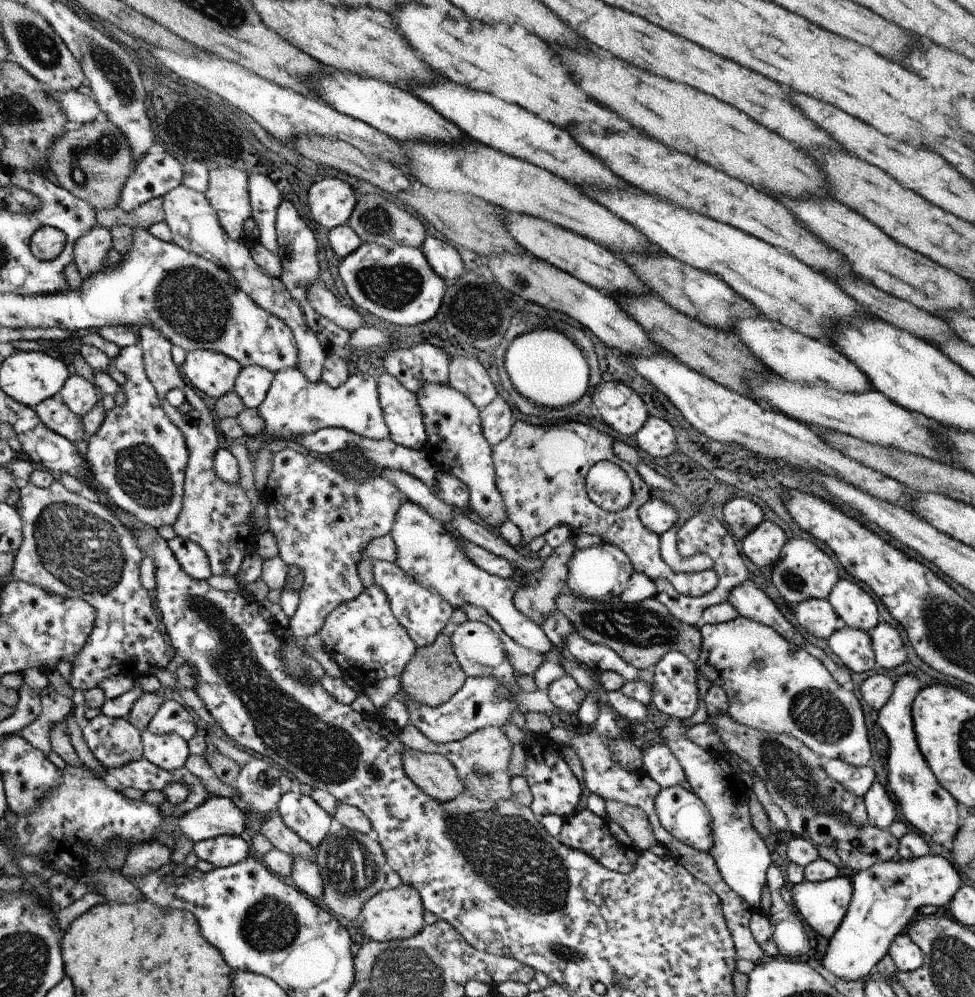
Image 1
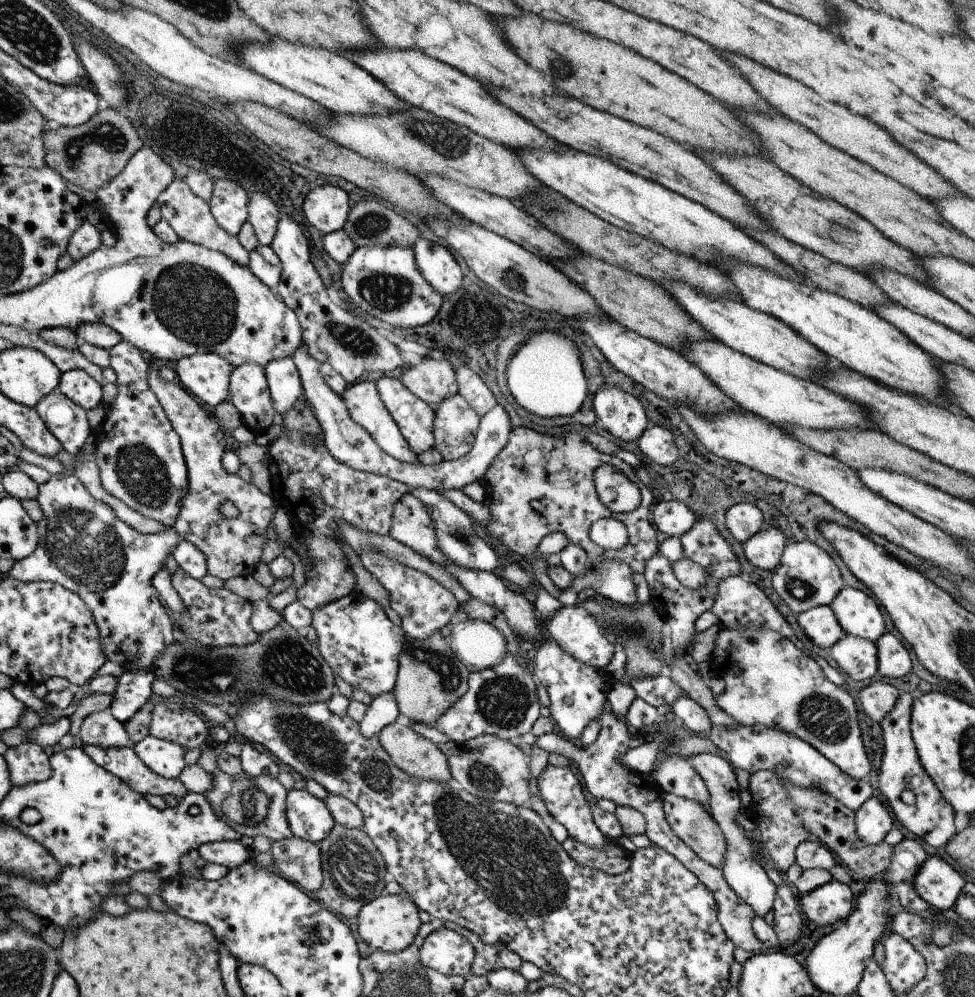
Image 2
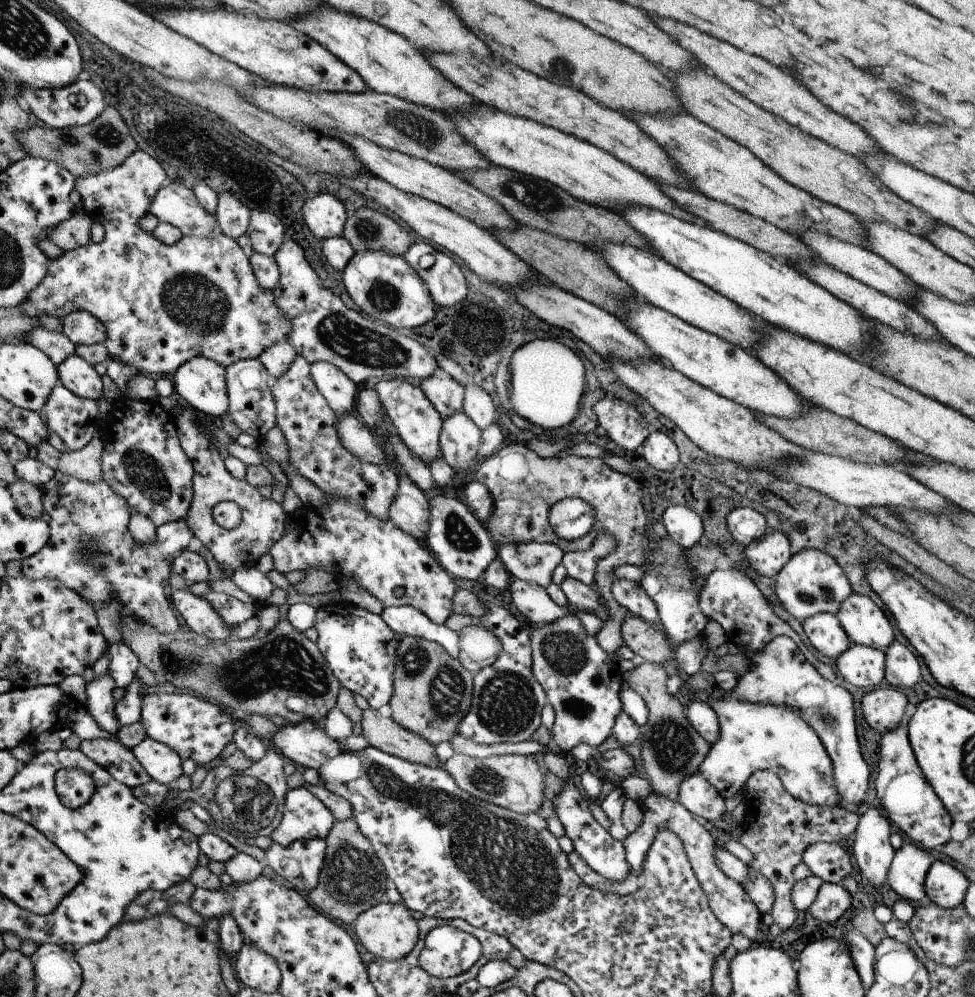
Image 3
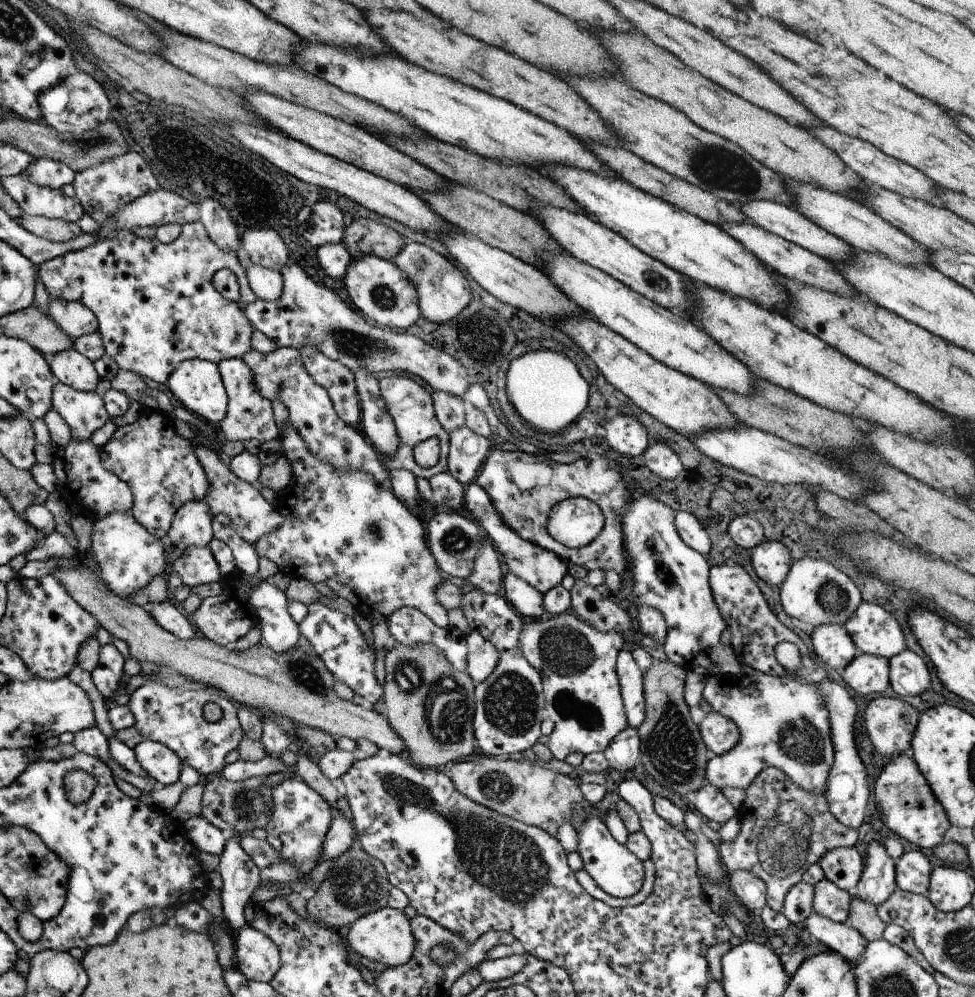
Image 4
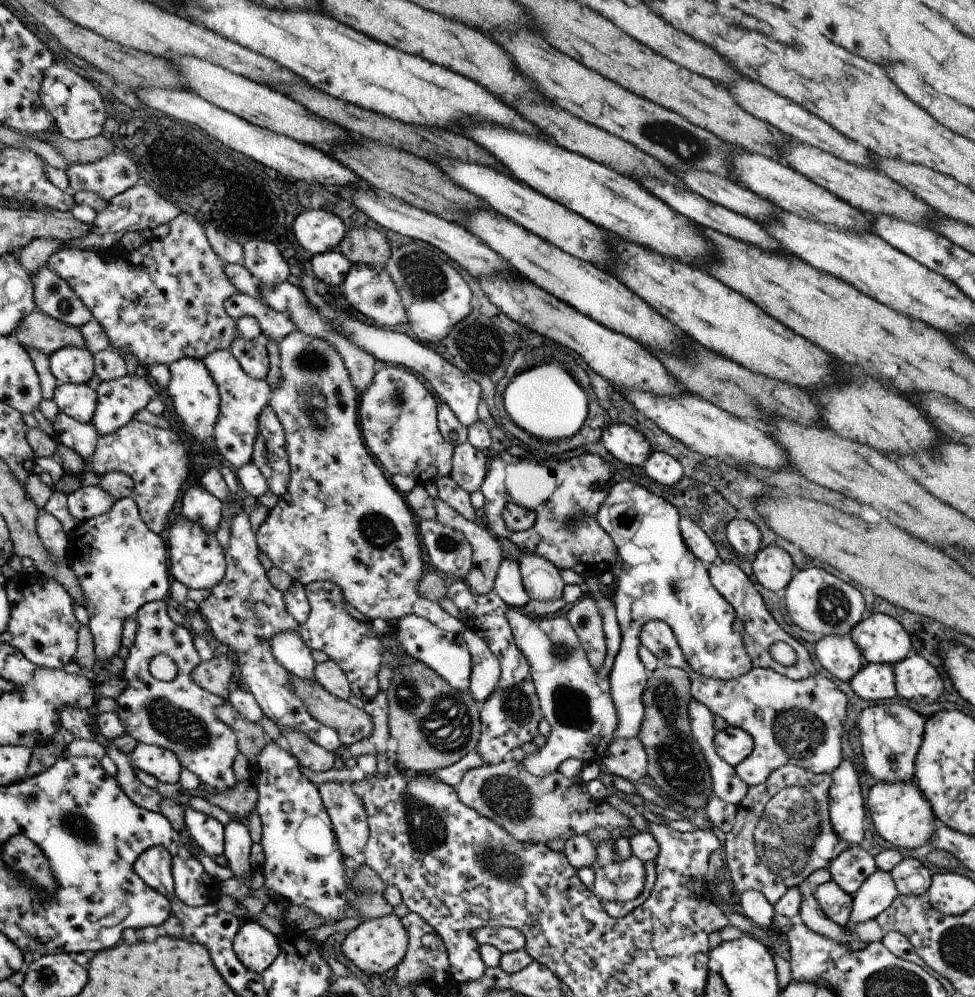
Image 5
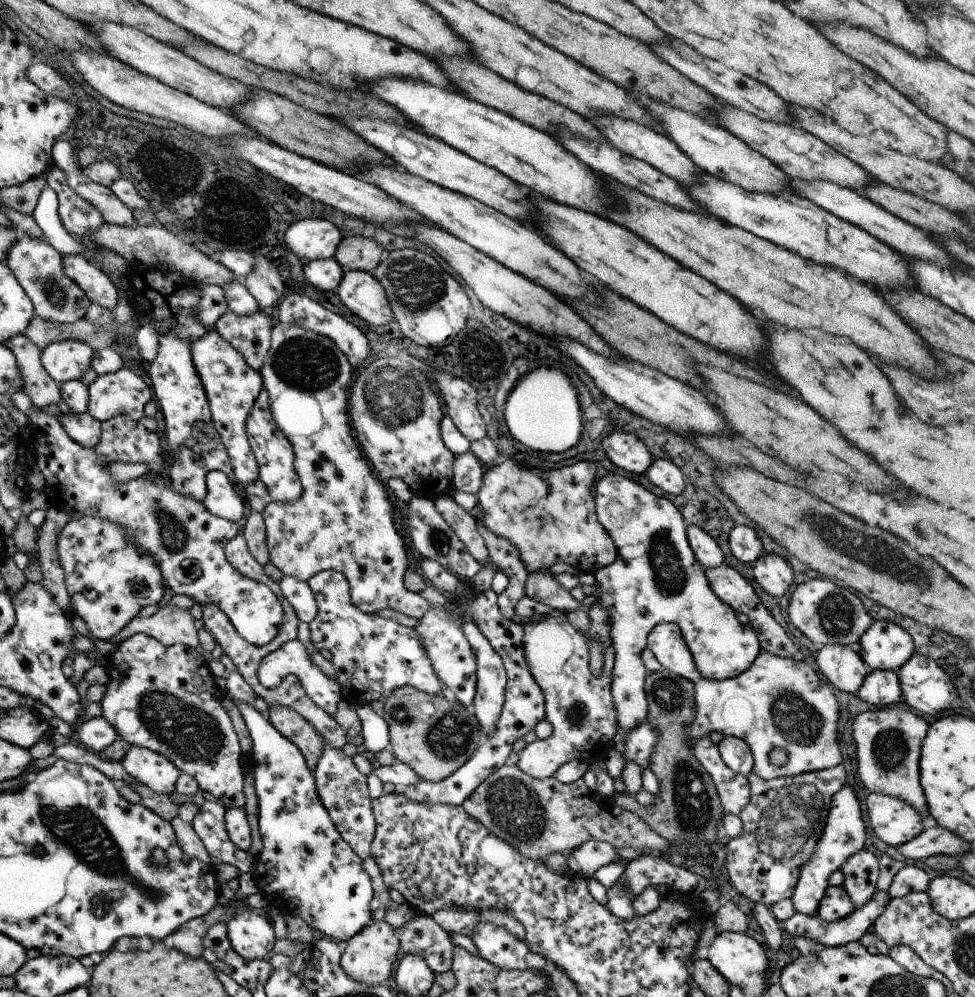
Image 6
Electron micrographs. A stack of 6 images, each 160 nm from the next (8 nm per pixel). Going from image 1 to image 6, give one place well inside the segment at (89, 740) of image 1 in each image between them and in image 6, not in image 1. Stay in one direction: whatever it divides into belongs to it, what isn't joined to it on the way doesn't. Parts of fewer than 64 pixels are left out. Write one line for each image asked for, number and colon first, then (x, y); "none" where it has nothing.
2: (102, 729)
3: (100, 704)
4: (106, 677)
5: (121, 563)
6: (96, 553)

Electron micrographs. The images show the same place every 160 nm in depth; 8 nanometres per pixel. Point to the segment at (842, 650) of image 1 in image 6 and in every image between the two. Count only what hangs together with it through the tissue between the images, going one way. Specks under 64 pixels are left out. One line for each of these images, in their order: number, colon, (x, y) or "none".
2: (858, 658)
3: (860, 665)
4: (866, 673)
5: (874, 681)
6: (880, 688)

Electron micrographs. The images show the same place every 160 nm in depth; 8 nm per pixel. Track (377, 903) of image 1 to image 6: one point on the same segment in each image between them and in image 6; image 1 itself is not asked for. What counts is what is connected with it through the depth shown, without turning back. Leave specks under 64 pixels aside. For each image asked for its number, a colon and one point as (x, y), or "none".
2: (391, 923)
3: (388, 930)
4: (386, 935)
5: (376, 945)
6: (368, 956)

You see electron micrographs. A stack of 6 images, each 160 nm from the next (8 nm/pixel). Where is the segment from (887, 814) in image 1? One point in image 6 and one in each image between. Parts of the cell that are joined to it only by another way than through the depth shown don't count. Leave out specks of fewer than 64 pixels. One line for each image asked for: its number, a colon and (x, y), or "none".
2: (872, 822)
3: (870, 847)
4: (877, 882)
5: (877, 892)
6: (852, 928)

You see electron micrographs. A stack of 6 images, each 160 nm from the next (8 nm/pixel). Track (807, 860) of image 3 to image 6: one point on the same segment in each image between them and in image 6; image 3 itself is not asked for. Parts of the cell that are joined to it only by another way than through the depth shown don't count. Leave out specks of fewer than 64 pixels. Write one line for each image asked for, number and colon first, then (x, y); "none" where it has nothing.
4: (843, 866)
5: (851, 868)
6: (861, 870)

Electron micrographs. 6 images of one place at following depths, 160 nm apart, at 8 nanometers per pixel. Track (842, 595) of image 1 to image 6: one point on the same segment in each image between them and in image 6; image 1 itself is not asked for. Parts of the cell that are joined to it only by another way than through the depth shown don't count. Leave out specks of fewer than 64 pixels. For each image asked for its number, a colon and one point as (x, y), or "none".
2: (858, 615)
3: (865, 623)
4: (873, 629)
5: (881, 639)
6: (884, 646)

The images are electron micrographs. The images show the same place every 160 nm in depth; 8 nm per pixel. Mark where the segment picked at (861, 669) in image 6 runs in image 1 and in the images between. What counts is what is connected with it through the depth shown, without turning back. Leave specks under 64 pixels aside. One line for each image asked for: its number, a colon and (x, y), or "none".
1: (817, 617)
2: (819, 624)
3: (825, 633)
4: (832, 644)
5: (838, 654)

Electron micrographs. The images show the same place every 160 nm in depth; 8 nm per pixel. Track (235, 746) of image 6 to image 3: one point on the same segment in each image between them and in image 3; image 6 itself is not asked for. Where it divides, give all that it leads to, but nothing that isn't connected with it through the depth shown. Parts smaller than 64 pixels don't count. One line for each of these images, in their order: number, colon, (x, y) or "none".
3: (197, 729)
4: (173, 716)
5: (179, 715)

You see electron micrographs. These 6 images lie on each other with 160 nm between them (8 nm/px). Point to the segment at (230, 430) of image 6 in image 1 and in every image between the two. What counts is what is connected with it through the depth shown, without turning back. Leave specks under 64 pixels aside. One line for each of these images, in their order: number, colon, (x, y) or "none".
1: (253, 385)
2: (249, 390)
3: (252, 406)
4: (250, 417)
5: (243, 399)

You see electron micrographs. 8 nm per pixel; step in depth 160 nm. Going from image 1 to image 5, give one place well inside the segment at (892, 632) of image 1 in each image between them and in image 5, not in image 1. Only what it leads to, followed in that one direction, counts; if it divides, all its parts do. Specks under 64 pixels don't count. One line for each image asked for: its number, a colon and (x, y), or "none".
2: (894, 661)
3: (902, 669)
4: (909, 676)
5: (916, 679)

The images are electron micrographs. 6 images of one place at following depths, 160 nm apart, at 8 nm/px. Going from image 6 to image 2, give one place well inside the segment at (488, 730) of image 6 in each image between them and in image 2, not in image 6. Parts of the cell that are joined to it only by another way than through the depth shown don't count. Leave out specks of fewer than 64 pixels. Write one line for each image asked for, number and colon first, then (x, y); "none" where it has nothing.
2: (477, 644)
3: (479, 647)
4: (482, 658)
5: (485, 667)

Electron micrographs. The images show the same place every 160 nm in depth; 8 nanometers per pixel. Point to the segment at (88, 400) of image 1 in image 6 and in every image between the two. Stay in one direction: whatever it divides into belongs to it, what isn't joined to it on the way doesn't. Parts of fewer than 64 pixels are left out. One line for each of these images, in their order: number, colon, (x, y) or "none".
2: (77, 385)
3: (80, 377)
4: (70, 367)
5: (75, 365)
6: (65, 361)

